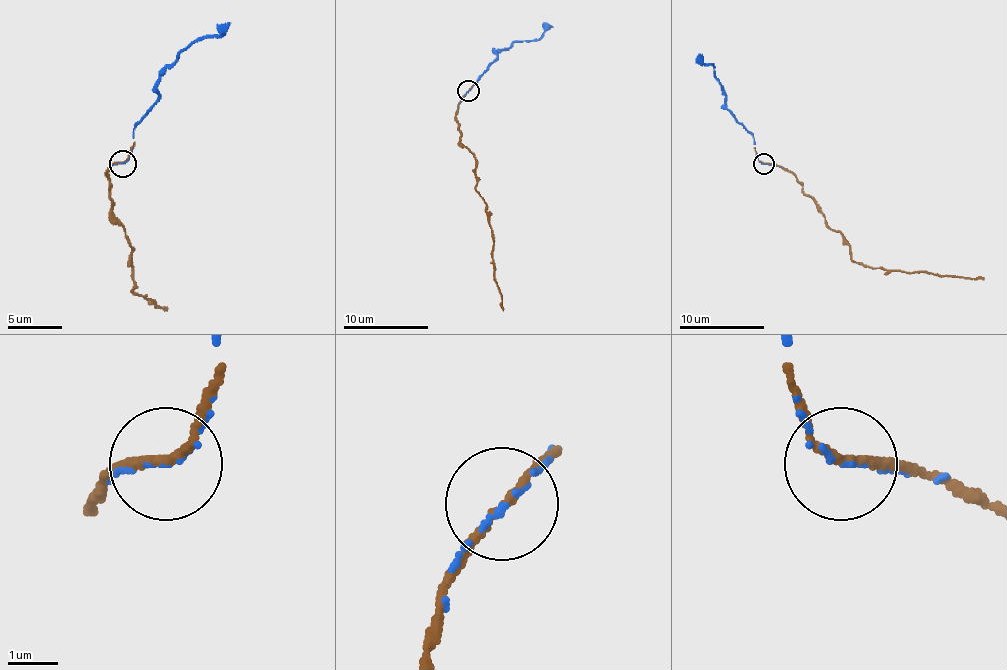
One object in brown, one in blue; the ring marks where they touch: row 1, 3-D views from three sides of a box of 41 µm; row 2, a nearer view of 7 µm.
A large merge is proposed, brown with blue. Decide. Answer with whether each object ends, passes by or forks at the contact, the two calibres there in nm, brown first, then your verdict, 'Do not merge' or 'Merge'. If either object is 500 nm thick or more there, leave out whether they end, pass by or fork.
At the ring brown passes by. At the ring blue passes by. Thickness 160 nm (brown) against 70 nm. Merge

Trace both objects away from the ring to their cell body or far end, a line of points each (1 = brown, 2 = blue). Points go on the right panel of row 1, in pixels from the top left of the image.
1: (764, 164), (777, 164), (793, 175), (842, 236), (855, 262), (904, 272), (984, 277)
2: (764, 164), (757, 158), (751, 135), (730, 111), (724, 86), (700, 54)

